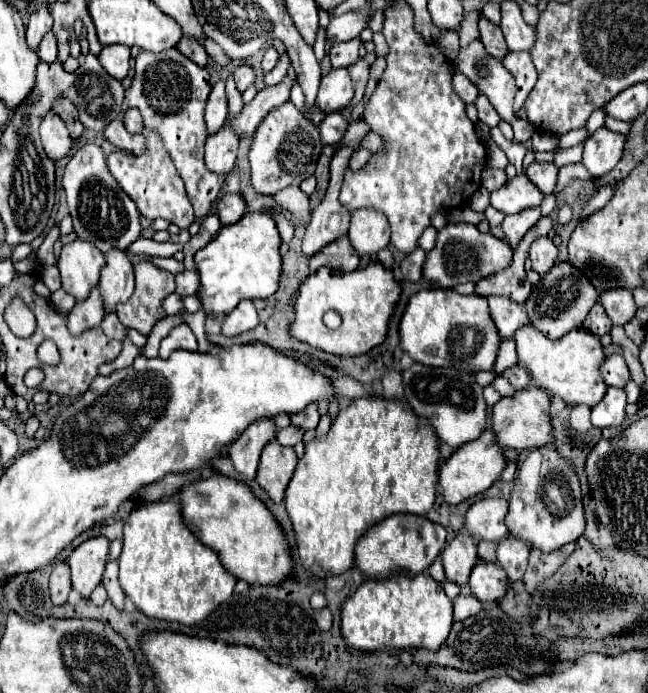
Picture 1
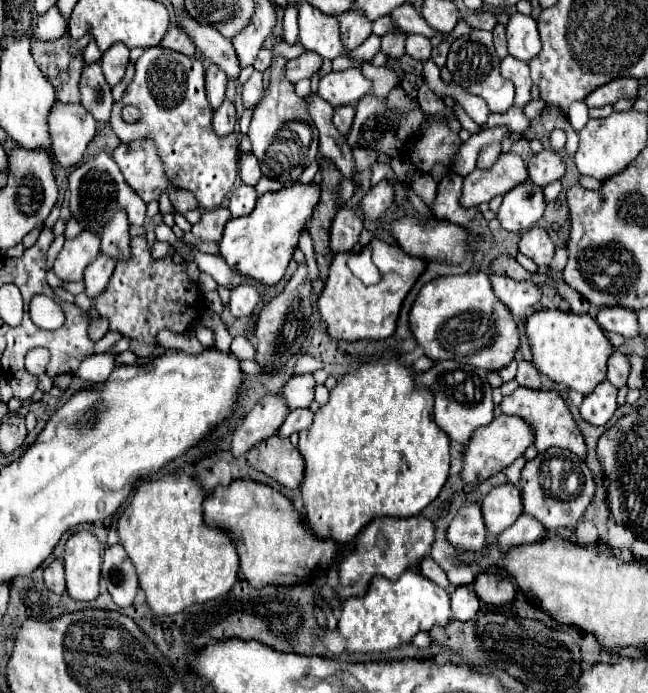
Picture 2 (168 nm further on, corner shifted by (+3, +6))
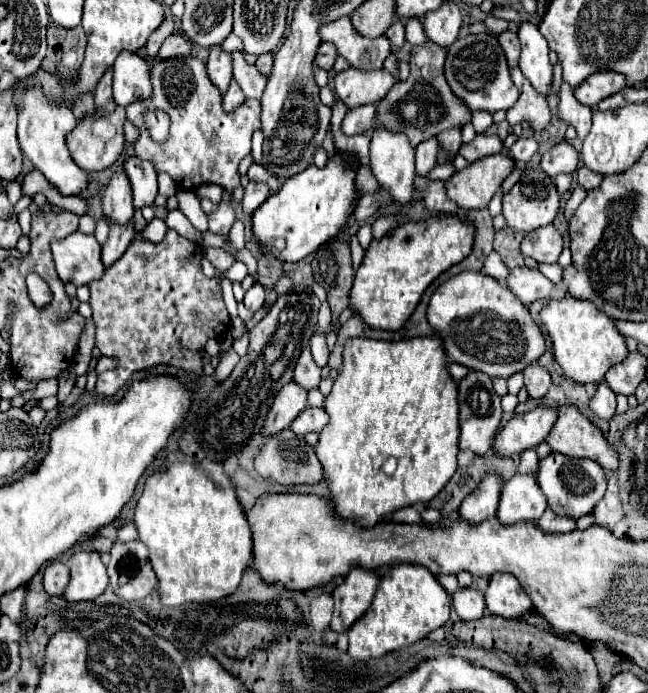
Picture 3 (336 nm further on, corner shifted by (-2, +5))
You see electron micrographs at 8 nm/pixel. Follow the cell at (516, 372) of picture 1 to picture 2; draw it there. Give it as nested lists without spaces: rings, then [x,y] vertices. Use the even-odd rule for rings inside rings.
[[[518,360],[516,380],[518,380],[520,386],[530,388],[530,390],[540,390],[540,388],[542,388],[540,372],[534,368],[534,364],[530,364],[530,362],[526,362],[526,360]]]

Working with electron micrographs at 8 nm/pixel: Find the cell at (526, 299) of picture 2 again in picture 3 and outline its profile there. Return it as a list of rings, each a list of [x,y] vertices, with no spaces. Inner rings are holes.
[[[515,267],[511,269],[509,277],[503,281],[505,287],[525,305],[529,307],[533,301],[553,299],[555,283],[551,283],[541,271],[531,271],[527,267]]]

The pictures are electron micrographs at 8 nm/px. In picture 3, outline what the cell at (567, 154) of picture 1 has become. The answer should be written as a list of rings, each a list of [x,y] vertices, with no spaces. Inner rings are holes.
[[[519,137],[519,141],[509,147],[509,155],[513,155],[513,159],[517,161],[529,161],[539,149],[539,141],[535,137]]]

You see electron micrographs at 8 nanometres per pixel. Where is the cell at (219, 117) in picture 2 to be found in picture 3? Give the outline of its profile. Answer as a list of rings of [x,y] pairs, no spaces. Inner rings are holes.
[[[231,83],[229,89],[227,89],[227,93],[223,95],[223,111],[225,113],[233,113],[243,101],[245,101],[245,95],[237,87],[237,83]]]

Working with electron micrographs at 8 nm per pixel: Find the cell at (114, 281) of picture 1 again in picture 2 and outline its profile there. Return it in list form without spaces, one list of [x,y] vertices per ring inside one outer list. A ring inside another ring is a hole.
[[[118,210],[112,216],[112,222],[108,222],[108,226],[104,226],[104,230],[100,232],[102,238],[102,252],[108,254],[114,260],[124,260],[130,256],[130,236],[128,236],[128,218],[124,214],[124,210]]]

